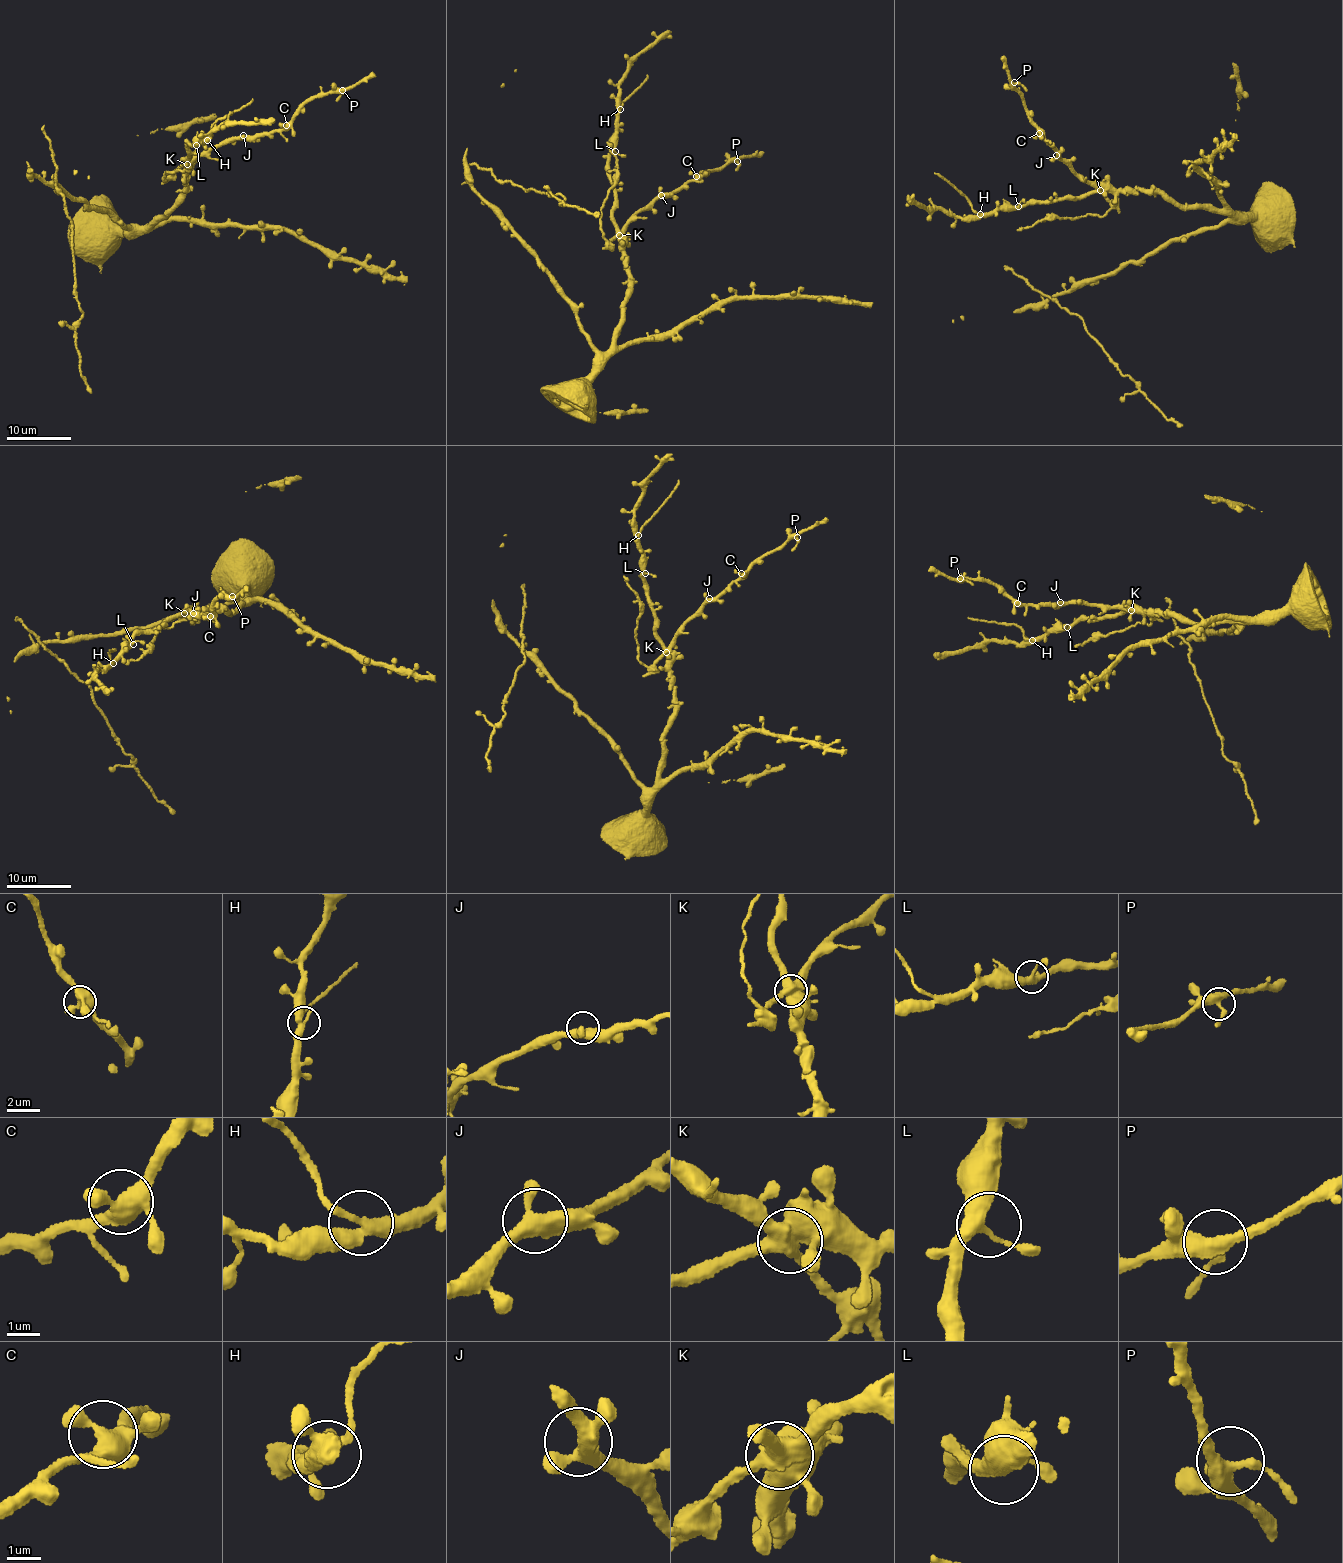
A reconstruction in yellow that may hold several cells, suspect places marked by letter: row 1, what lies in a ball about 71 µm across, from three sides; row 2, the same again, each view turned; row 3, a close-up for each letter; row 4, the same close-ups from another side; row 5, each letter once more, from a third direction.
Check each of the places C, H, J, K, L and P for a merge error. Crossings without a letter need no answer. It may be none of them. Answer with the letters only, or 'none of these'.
H, K

